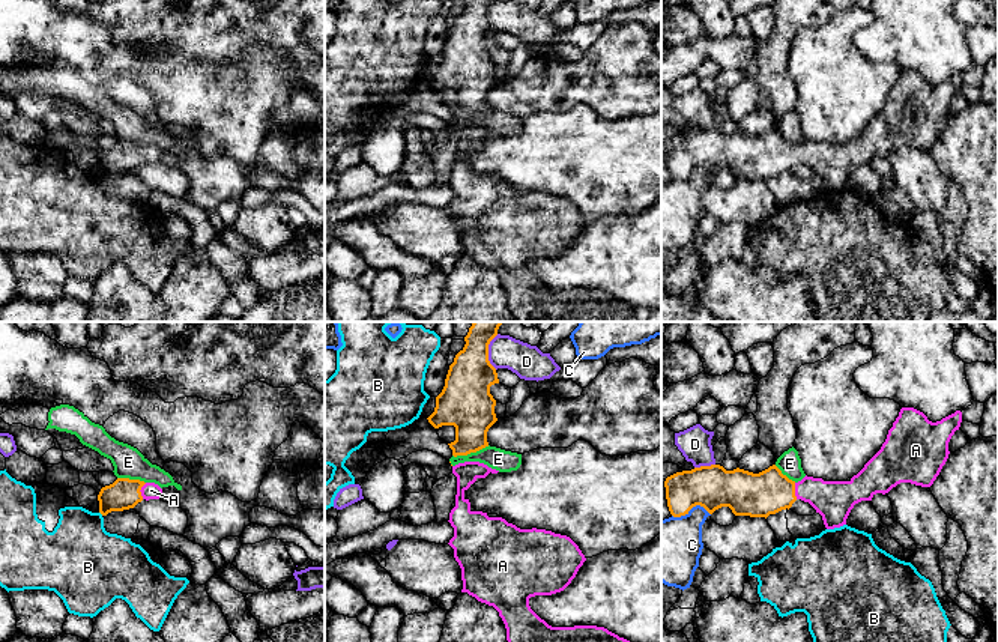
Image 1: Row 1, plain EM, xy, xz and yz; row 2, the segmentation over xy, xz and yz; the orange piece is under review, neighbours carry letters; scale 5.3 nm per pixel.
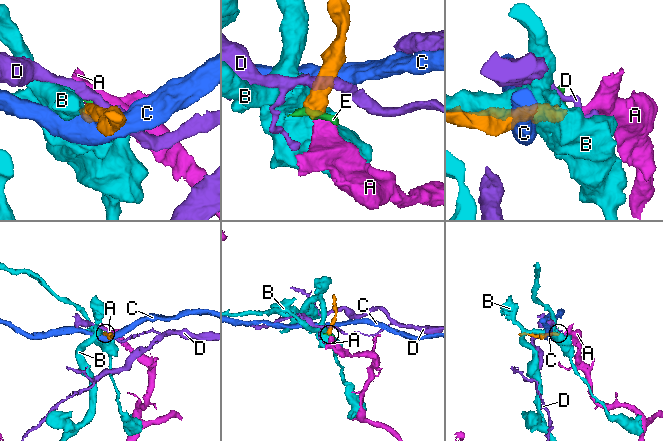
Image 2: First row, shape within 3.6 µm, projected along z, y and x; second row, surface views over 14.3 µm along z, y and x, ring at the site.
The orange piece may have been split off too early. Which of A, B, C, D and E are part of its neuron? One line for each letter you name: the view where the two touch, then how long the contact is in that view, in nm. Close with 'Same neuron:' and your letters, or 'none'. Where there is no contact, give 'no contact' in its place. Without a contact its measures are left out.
A: contact in xy; length 90 nm
Same neuron: A

